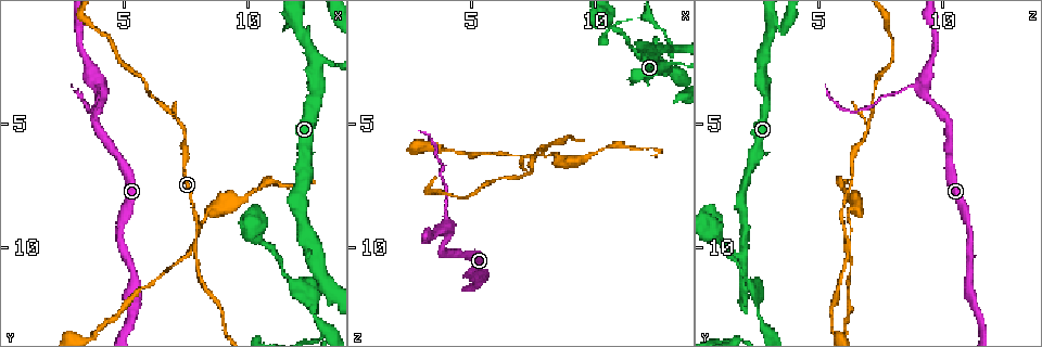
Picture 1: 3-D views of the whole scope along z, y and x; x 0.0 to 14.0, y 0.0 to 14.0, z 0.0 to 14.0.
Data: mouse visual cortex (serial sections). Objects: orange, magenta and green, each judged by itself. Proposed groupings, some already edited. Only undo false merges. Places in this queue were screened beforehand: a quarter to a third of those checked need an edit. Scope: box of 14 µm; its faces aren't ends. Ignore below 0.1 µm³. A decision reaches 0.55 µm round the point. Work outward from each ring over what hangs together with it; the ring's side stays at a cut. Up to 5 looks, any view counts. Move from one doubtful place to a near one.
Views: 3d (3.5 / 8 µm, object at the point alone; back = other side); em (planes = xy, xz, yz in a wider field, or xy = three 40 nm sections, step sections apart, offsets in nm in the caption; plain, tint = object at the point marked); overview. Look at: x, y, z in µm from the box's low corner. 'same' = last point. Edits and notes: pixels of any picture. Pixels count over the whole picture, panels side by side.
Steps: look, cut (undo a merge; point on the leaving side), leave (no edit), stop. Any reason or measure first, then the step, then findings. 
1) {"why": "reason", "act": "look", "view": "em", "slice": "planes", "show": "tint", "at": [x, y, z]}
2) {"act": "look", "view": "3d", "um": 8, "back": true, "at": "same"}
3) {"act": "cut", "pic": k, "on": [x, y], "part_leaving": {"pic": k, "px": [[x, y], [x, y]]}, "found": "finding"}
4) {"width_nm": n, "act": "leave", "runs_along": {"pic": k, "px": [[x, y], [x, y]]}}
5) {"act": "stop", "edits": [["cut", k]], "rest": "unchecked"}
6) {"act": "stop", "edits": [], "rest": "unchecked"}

{"why": "arms part here", "act": "look", "view": "3d", "um": 8, "at": [12.7, 2.6, 2.7]}

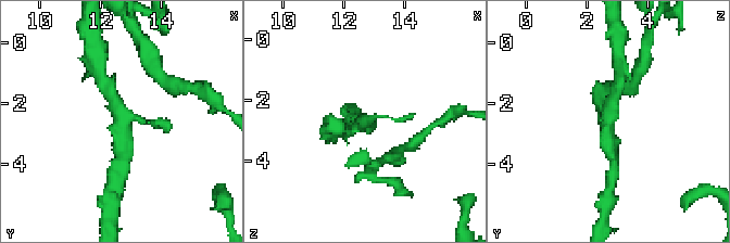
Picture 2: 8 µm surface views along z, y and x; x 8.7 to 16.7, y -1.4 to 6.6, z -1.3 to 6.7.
{"act": "look", "view": "em", "slice": "xy", "step": 5, "show": "tint", "at": [12.8, 2.7, 2.7]}

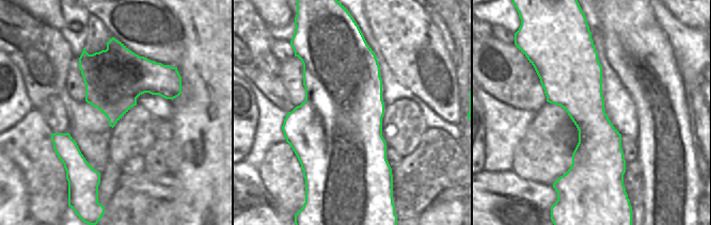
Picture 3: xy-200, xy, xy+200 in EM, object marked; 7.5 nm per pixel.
{"arm_widths_nm": [150, 400, 450], "act": "leave", "runs_along": {"pic": 2, "px": [[124, 154], [124, 126], [110, 93]]}, "found": "one cell here"}

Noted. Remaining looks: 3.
{"act": "look", "view": "3d", "um": 3.5, "back": true, "at": [7.9, 9.6, 6.1]}

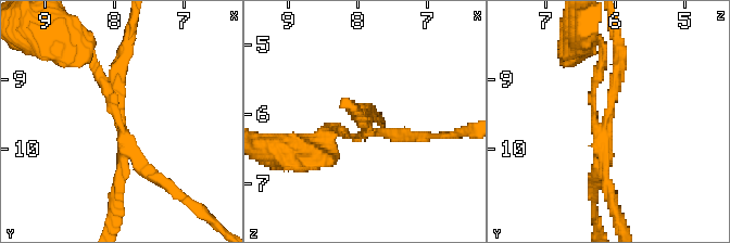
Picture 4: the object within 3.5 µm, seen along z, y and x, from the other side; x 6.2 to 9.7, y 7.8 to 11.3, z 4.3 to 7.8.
{"why": "now the EM", "act": "look", "view": "em", "slice": "xy", "step": 5, "show": "tint", "at": [7.90, 9.65, 6.15]}

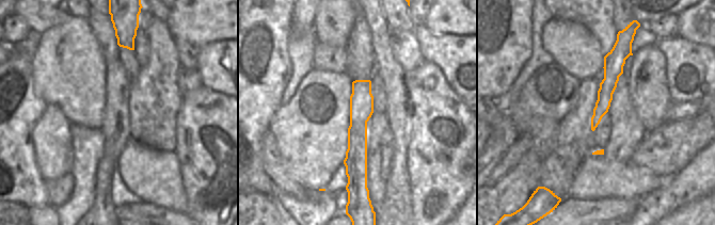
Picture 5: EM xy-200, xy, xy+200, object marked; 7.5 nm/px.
{"width_nm": 180, "act": "cut", "pic": 4, "on": [402, 133], "part_leaving": {"pic": 4, "px": [[362, 132], [351, 138], [328, 127], [325, 140]]}, "found": "a second cell is stuck on"}

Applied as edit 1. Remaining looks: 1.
{"act": "stop", "edits": [["cut", 4]], "rest": "unchecked"}

